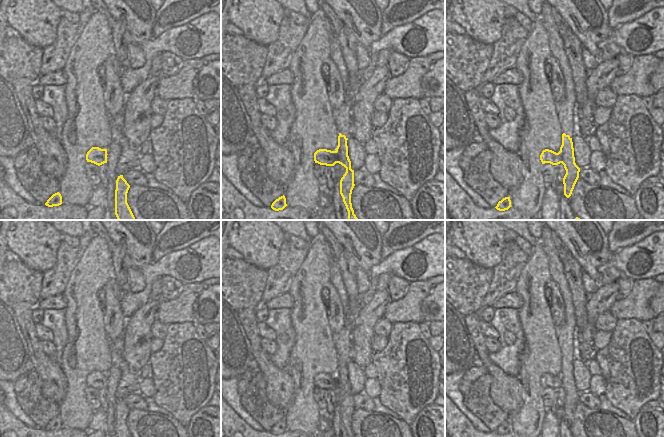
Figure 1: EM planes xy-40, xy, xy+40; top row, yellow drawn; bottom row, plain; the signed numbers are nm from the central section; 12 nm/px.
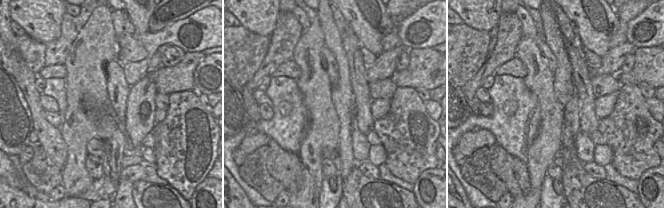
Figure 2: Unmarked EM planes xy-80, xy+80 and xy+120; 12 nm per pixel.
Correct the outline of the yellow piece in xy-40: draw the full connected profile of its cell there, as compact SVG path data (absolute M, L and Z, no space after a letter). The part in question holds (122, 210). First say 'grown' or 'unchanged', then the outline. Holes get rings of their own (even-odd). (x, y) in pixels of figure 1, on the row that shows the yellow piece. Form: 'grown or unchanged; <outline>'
unchanged; M123 175L118 176L115 190L115 215L118 220L136 220L127 203L129 188L130 185L123 178Z

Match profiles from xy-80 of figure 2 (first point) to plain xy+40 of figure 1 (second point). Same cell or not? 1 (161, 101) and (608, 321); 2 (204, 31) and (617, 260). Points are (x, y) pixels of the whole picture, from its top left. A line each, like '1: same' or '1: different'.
1: same
2: same

